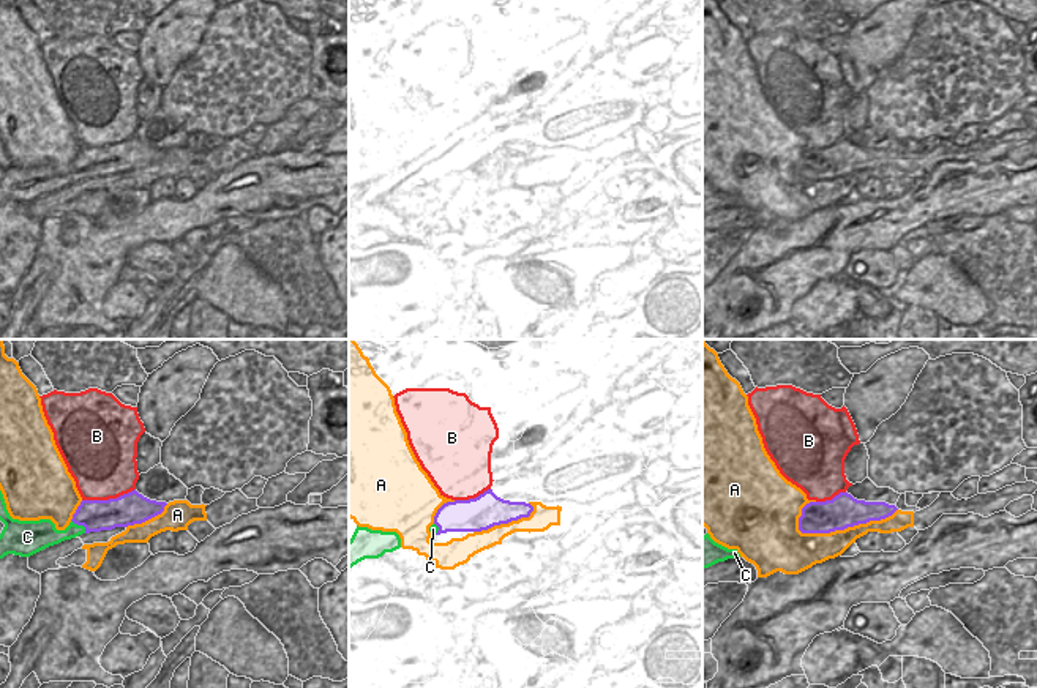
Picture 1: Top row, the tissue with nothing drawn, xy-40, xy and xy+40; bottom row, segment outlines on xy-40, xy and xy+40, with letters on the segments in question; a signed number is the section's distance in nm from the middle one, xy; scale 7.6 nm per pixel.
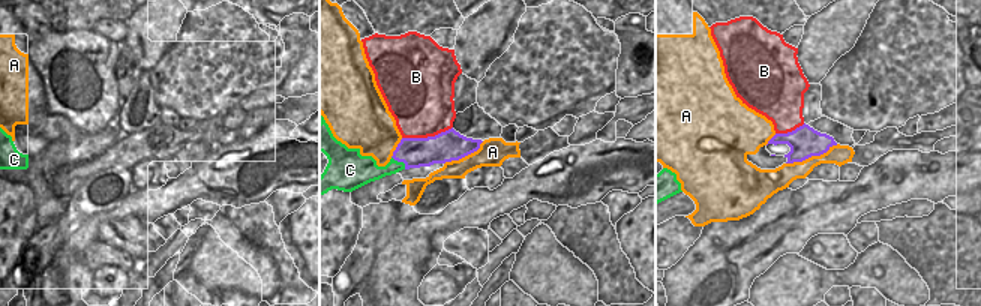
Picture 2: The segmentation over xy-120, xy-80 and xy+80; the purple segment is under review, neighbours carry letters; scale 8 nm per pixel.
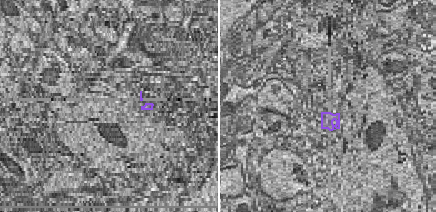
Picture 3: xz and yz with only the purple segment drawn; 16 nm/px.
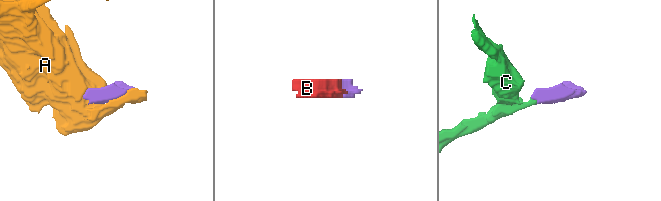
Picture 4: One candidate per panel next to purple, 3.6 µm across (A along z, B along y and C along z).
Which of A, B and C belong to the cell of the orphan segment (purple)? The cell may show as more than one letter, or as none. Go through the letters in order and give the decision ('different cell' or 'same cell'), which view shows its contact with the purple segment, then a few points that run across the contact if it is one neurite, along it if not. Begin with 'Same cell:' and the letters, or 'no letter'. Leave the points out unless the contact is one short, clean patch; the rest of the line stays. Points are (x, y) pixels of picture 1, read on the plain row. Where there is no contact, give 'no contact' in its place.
Same cell: C
A: different cell; contact in xy+40
B: different cell; contact in xy-40
C: same cell; contact in xy-40; line xy-40 (95, 161), (81, 171), (63, 182), (51, 182)

